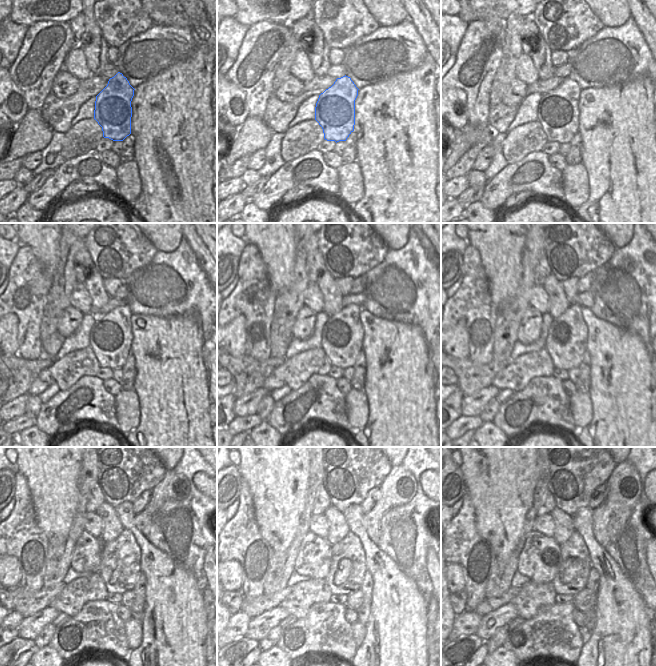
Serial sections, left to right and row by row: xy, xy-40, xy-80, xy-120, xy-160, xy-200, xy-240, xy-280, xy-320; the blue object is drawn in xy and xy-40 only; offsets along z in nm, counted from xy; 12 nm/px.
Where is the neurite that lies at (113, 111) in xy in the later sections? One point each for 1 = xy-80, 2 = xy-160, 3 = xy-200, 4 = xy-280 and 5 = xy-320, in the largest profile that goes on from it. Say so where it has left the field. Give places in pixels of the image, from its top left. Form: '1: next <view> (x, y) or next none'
1: next xy-80 (558, 113)
2: next xy-160 (338, 336)
3: next xy-200 (562, 340)
4: next xy-280 (340, 581)
5: next xy-320 (567, 551)

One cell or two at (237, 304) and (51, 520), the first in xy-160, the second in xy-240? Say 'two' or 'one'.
two

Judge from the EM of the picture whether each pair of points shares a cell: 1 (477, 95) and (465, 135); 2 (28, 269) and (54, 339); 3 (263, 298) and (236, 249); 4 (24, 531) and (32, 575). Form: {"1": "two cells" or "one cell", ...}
{"1": "two cells", "2": "two cells", "3": "two cells", "4": "one cell"}

